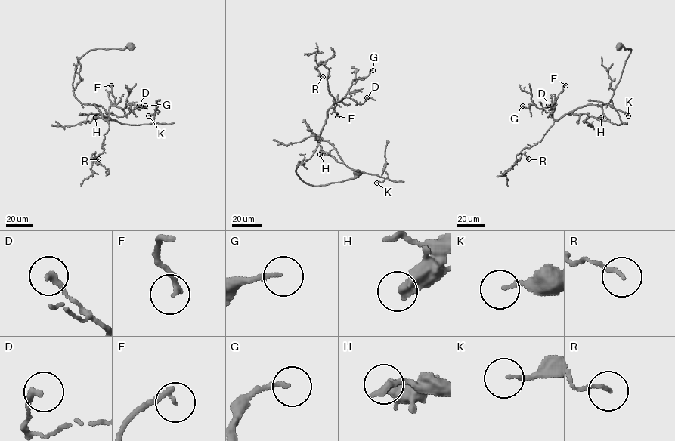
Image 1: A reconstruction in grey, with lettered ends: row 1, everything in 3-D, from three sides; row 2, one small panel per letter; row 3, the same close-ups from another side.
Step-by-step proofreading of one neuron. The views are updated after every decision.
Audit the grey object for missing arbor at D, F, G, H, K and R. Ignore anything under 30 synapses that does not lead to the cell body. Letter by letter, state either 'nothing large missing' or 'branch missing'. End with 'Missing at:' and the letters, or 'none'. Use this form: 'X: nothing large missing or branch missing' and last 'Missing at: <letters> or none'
D: nothing large missing
F: nothing large missing
G: nothing large missing
H: nothing large missing
K: nothing large missing
R: nothing large missing
Missing at: none

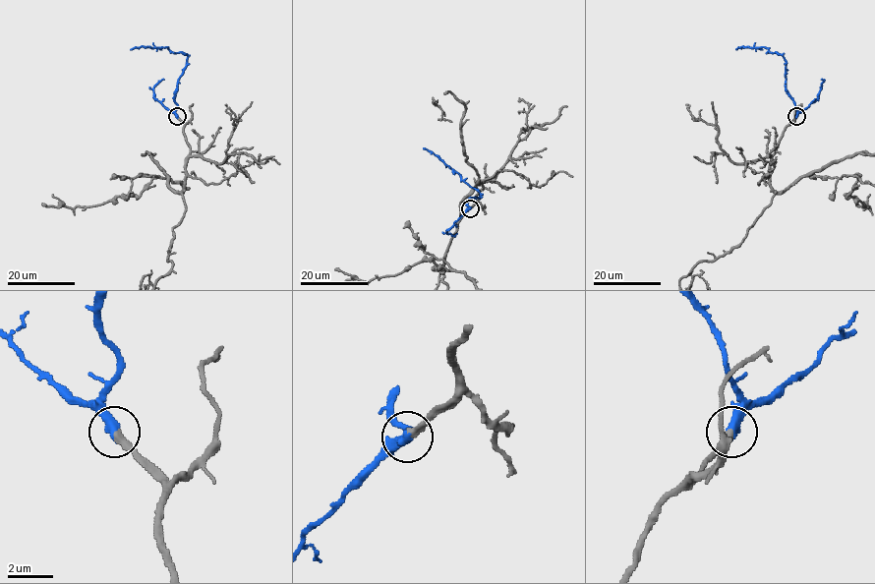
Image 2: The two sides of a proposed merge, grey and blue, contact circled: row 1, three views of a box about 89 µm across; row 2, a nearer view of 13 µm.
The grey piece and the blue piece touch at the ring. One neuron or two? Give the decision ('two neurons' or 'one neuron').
one neuron

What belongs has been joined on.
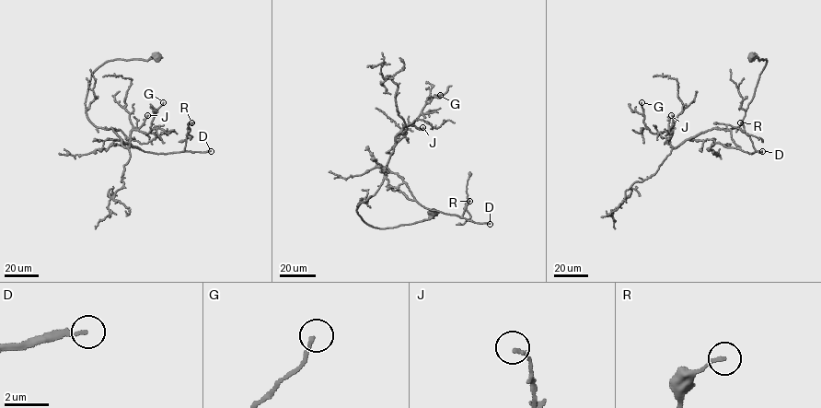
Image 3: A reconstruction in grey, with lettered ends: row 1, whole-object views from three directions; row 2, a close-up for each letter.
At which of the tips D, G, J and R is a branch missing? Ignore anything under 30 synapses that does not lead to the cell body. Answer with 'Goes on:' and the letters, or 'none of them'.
Goes on: D

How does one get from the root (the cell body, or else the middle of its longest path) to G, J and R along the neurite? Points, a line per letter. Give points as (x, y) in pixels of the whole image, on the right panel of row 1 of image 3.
G: (751, 57), (767, 62), (737, 127), (713, 127), (673, 147), (669, 130), (653, 133), (645, 125), (641, 102)
J: (751, 57), (766, 59), (767, 62), (738, 127), (713, 127), (673, 147), (669, 129), (672, 122), (671, 115)
R: (751, 57), (767, 62), (741, 124), (714, 127), (731, 130), (734, 142), (752, 153), (757, 151), (740, 122)

